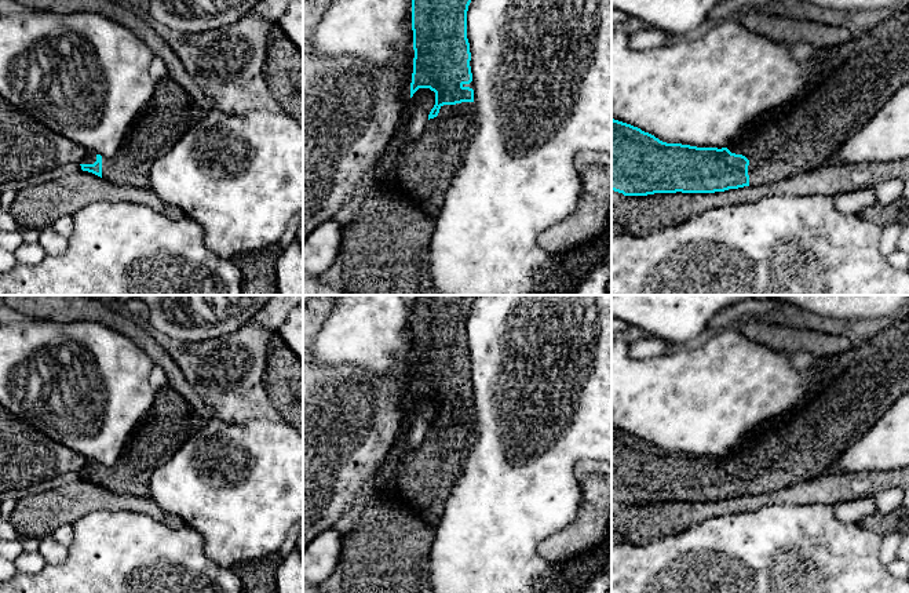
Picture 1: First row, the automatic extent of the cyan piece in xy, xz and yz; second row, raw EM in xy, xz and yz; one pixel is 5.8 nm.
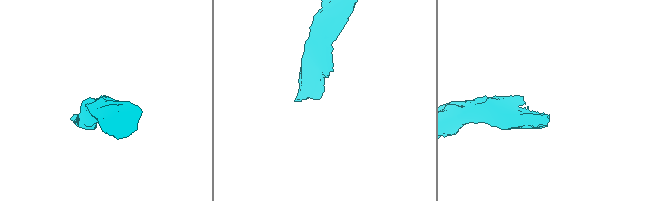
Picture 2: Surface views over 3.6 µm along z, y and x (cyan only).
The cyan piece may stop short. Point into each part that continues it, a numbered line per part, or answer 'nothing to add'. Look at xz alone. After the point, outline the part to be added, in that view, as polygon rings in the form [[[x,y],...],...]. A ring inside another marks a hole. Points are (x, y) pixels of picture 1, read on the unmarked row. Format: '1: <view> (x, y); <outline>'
1: xz (423, 477); [[[474,411],[443,414],[416,450],[405,450],[404,437],[397,437],[375,476],[375,484],[405,501],[437,527],[474,439]]]

